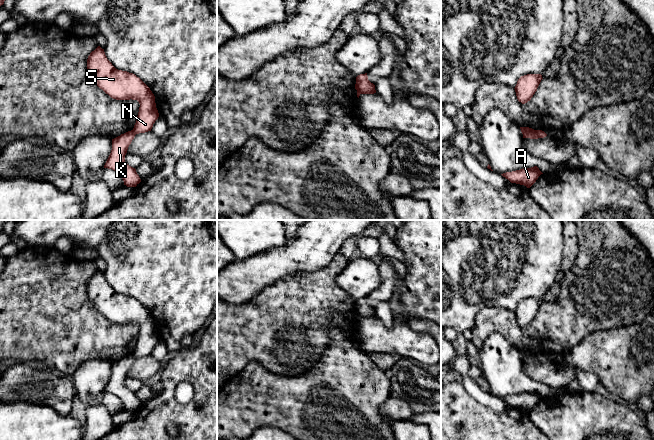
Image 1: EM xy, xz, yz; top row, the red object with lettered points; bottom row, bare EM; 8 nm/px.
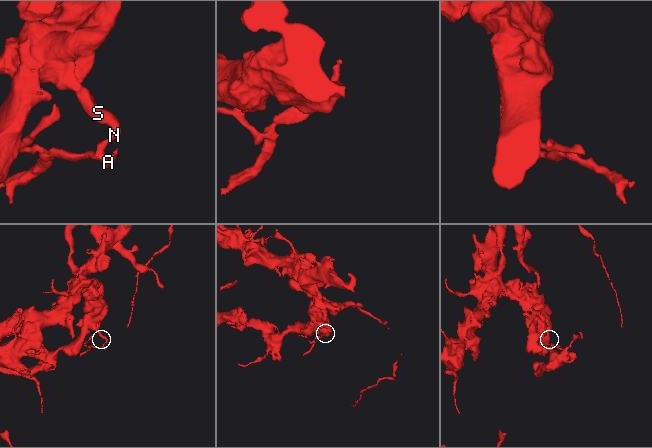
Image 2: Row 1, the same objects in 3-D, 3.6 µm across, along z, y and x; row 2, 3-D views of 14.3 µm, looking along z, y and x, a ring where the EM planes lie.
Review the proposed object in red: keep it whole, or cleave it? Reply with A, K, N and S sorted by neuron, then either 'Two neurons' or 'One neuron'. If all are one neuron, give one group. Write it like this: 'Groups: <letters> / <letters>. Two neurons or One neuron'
Groups: A K / N S. Two neurons

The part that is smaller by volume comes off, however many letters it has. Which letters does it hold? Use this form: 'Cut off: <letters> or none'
Cut off: A, K

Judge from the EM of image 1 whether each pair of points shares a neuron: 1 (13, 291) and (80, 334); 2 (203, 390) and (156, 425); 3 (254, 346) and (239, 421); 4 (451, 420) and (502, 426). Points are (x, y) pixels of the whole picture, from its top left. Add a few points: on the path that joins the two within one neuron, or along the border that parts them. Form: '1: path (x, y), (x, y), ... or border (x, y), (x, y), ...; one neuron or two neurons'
1: path (30, 308), (41, 311), (63, 329); one neuron
2: path (193, 402), (182, 413), (168, 413); one neuron
3: border (272, 372), (256, 362), (248, 362), (232, 375); two neurons
4: path (464, 422), (468, 426), (489, 426); one neuron

